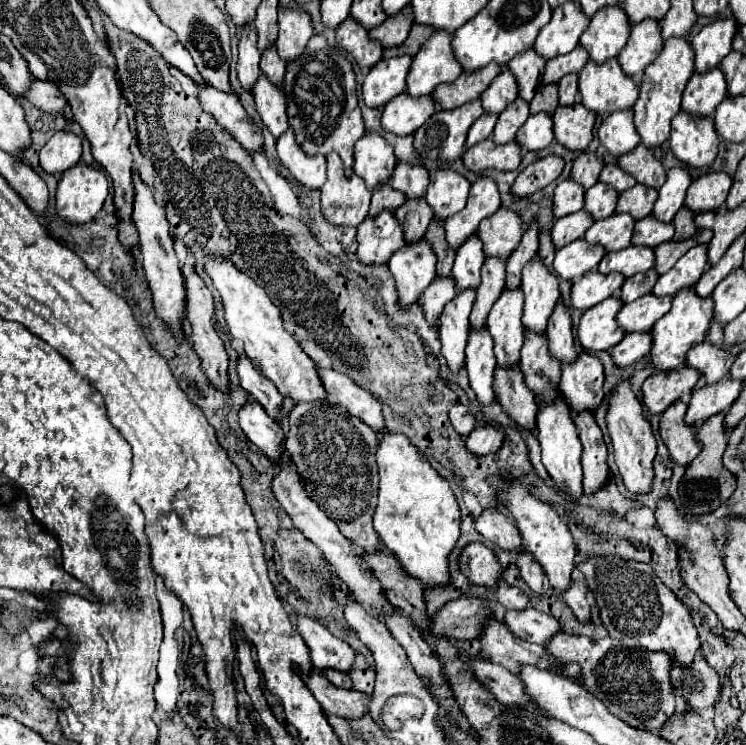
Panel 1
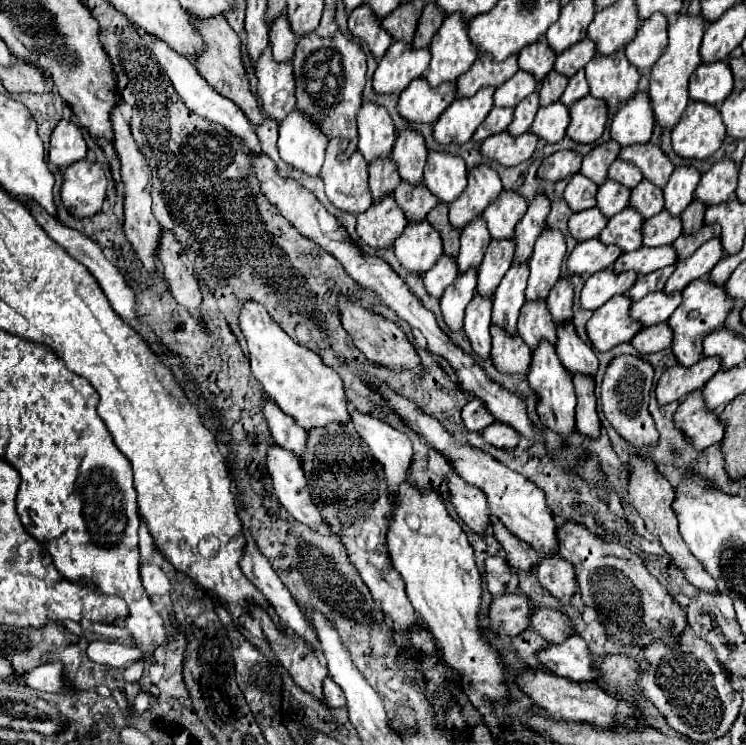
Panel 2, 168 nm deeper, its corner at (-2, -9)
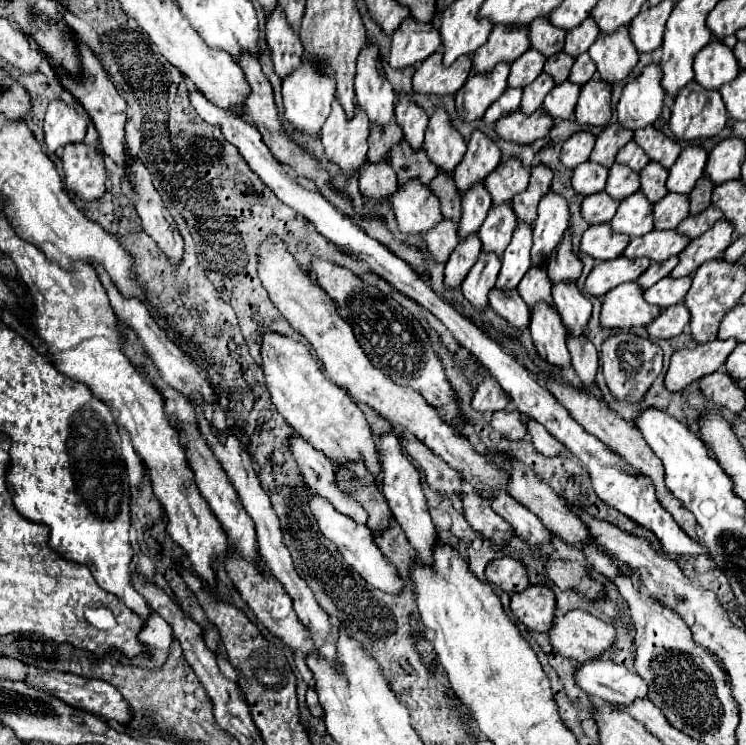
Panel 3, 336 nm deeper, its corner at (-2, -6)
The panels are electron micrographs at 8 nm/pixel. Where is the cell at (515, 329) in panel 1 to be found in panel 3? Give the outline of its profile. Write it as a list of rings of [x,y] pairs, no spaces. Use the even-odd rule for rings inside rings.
[[[518,225],[514,237],[502,255],[502,269],[496,281],[498,289],[516,289],[524,273],[530,269],[530,249],[532,249],[532,225]]]

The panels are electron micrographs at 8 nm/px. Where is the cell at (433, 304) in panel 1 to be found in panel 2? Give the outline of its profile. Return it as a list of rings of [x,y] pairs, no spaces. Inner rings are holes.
[[[442,256],[436,266],[432,270],[428,270],[424,274],[424,286],[426,286],[426,292],[432,296],[432,298],[442,298],[442,292],[454,284],[454,280],[458,278],[458,268],[456,268],[456,260],[448,258],[448,256]]]

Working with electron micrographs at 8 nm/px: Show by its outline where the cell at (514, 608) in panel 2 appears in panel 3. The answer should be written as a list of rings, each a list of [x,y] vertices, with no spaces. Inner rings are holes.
[[[530,585],[512,595],[512,613],[530,631],[552,629],[556,611],[556,595],[546,585]]]

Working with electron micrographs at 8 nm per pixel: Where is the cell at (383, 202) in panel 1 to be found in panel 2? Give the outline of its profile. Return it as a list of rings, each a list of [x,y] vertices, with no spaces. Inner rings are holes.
[[[390,158],[374,160],[374,164],[368,166],[368,172],[370,172],[370,192],[374,204],[378,204],[386,194],[394,194],[394,188],[398,188],[398,184],[402,182]]]

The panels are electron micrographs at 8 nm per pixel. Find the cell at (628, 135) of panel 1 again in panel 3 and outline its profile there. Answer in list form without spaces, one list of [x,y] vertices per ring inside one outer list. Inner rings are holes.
[[[650,63],[636,79],[624,85],[618,103],[618,121],[622,127],[630,131],[644,129],[660,117],[666,97],[660,79],[662,69],[658,69],[658,63]]]

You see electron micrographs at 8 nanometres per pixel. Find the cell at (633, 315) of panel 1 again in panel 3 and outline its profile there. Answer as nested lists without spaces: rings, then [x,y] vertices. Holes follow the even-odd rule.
[[[690,275],[680,277],[680,279],[664,277],[662,281],[658,281],[656,285],[652,285],[650,289],[644,291],[644,299],[652,305],[660,305],[662,309],[666,309],[670,305],[676,305],[676,303],[684,301],[684,295],[688,293],[690,283],[692,283]]]

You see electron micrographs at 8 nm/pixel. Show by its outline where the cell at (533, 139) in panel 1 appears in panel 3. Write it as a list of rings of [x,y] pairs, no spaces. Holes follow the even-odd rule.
[[[572,81],[558,83],[544,99],[544,109],[554,117],[554,119],[570,119],[578,101],[580,85],[574,85]]]

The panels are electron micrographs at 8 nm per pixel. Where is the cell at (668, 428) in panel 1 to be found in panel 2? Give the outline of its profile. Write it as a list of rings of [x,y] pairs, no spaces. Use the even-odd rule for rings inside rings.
[[[700,390],[686,396],[674,412],[674,426],[690,440],[690,444],[702,452],[704,448],[718,444],[724,436],[724,428],[718,416],[704,406]]]

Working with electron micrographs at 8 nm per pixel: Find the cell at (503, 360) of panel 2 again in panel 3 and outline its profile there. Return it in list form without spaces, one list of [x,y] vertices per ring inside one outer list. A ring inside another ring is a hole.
[[[492,289],[488,293],[490,305],[496,313],[500,313],[508,323],[516,325],[518,329],[526,329],[530,323],[530,309],[526,309],[526,303],[522,297],[518,297],[518,289],[514,293],[506,293],[504,289]]]

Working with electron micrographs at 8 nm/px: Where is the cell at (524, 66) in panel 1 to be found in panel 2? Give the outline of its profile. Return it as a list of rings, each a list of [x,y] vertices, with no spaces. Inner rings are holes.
[[[538,40],[532,46],[526,46],[518,54],[518,66],[524,72],[530,72],[538,84],[548,76],[548,72],[554,68],[556,54],[550,50],[550,46],[544,40]]]

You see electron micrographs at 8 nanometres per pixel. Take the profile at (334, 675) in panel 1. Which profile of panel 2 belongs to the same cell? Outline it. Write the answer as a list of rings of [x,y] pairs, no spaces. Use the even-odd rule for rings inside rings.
[[[330,676],[324,680],[324,698],[326,698],[324,704],[328,708],[340,708],[340,706],[346,704],[346,698],[342,696],[342,688],[334,686],[332,680],[330,680]]]

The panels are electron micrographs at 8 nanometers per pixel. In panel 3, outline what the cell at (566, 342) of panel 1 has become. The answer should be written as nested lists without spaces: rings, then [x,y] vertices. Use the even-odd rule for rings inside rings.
[[[570,225],[566,229],[566,237],[562,237],[562,241],[558,243],[558,249],[554,249],[554,255],[550,255],[550,261],[546,267],[552,283],[576,281],[580,277],[584,263],[578,259],[578,255],[572,249]]]

